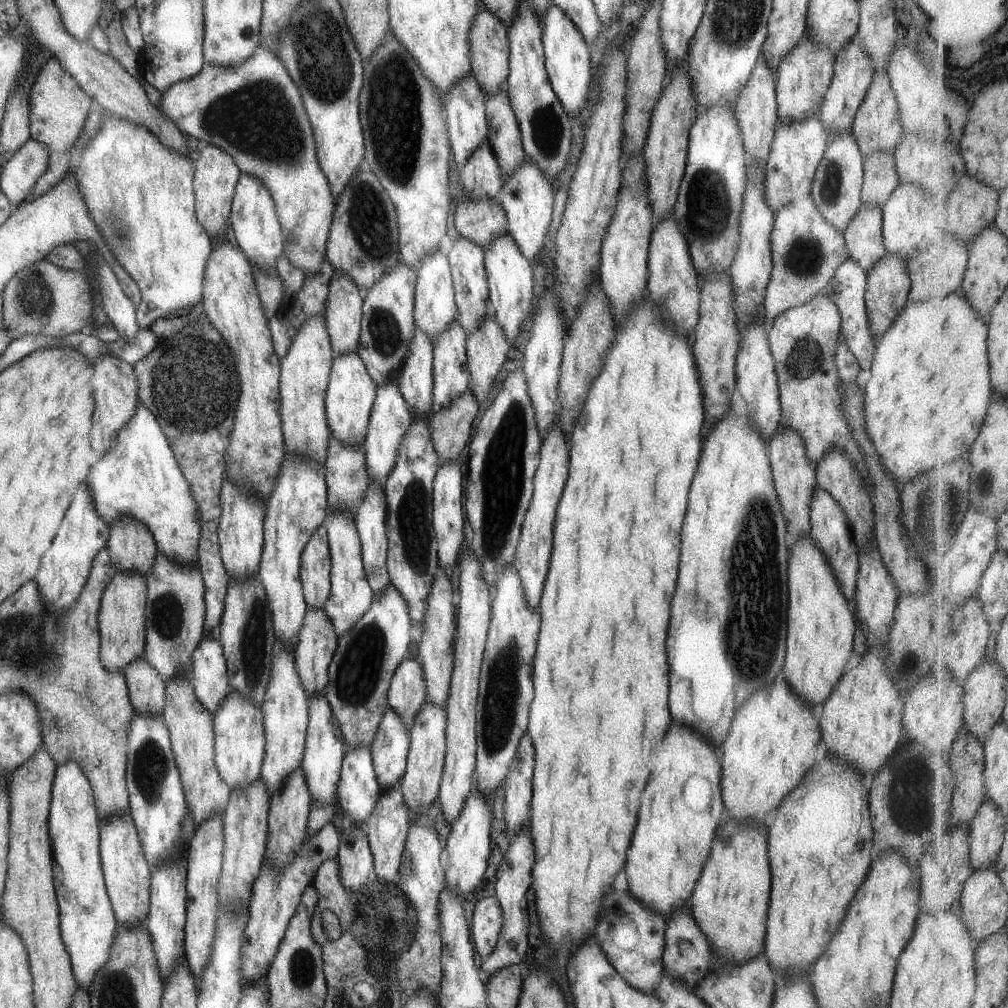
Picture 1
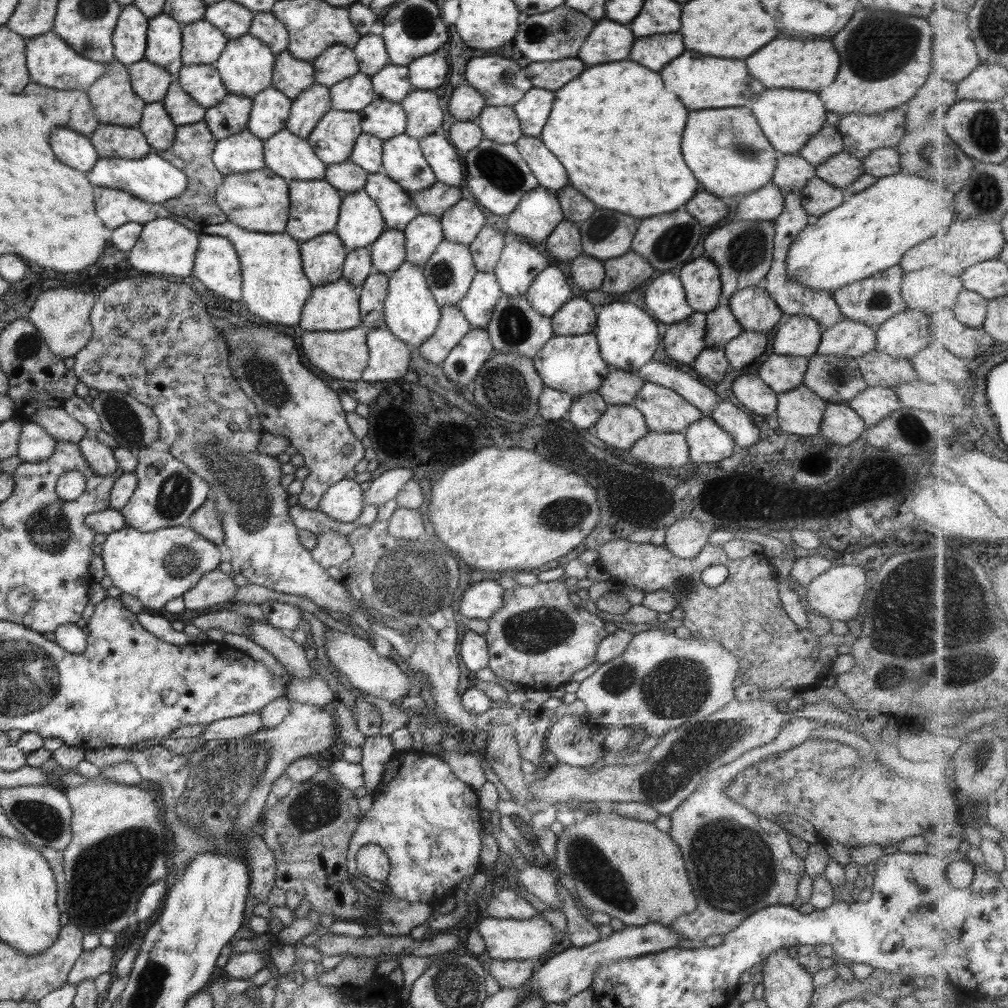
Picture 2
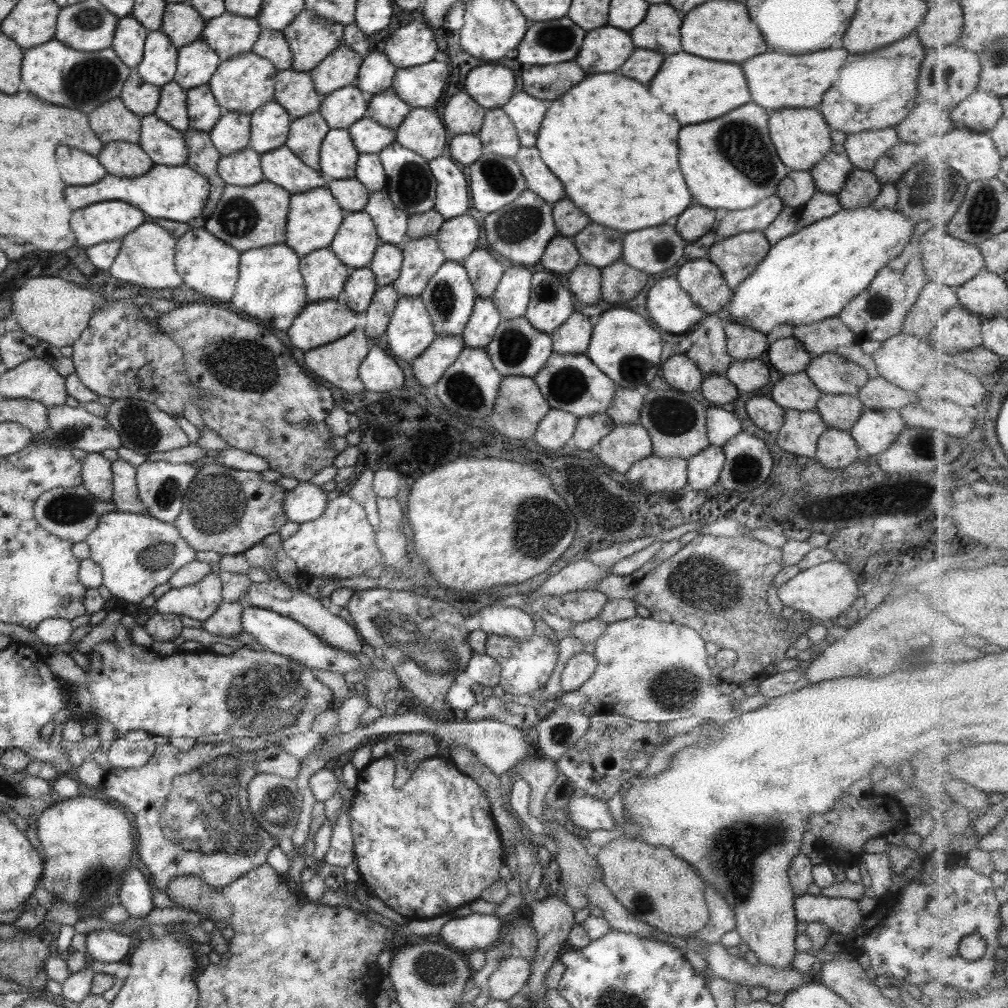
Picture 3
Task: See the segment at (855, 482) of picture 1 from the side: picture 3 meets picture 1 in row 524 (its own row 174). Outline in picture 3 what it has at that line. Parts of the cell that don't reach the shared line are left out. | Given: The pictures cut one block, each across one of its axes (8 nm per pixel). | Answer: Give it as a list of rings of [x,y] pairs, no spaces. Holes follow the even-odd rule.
[[[854,168],[836,197],[842,209],[855,210],[858,207],[870,206],[873,199],[877,198],[880,187],[871,171]]]

